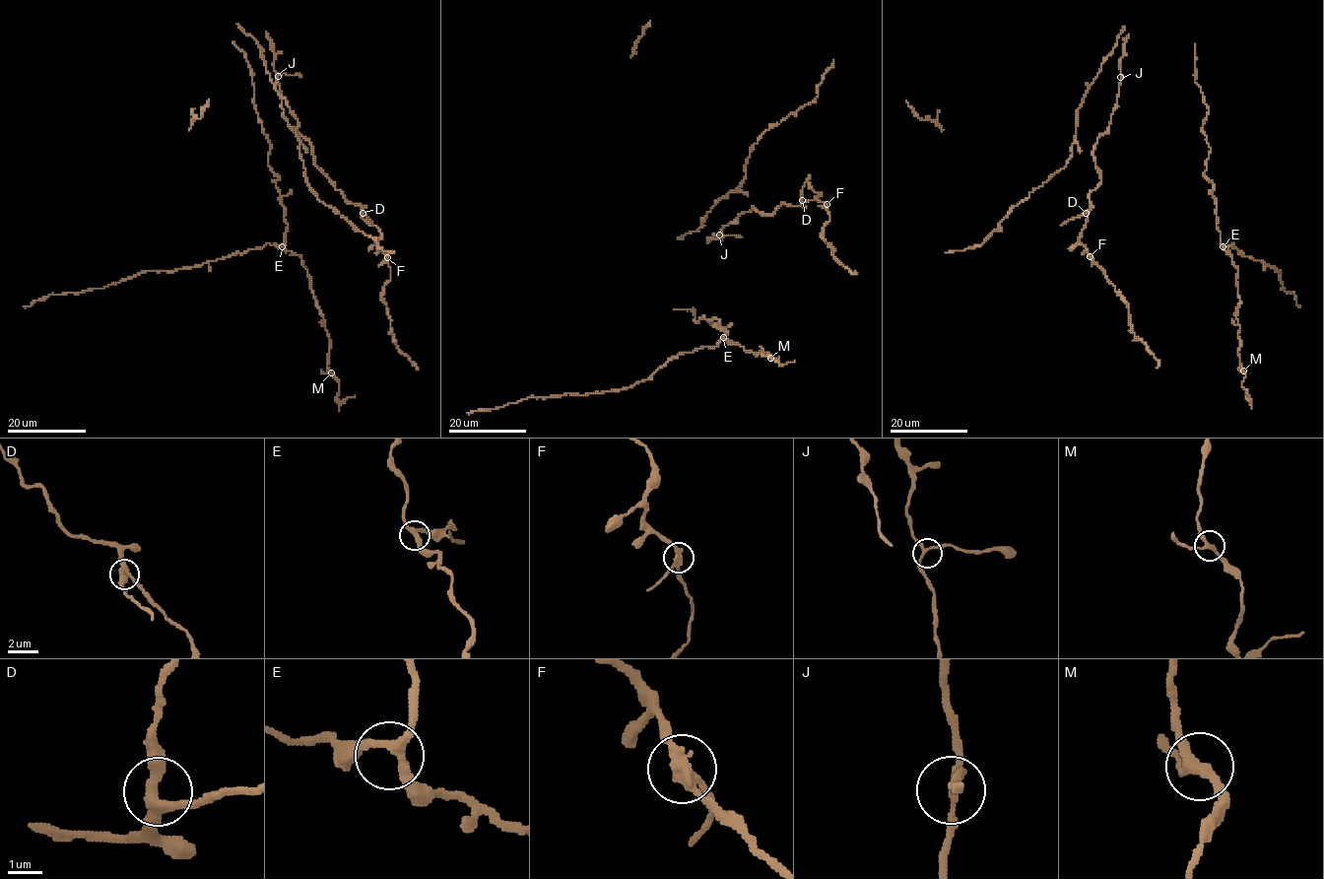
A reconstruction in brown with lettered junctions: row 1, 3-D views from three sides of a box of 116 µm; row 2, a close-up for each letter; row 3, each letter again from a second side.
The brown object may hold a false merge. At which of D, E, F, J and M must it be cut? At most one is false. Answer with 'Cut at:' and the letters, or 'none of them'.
Cut at: none of them

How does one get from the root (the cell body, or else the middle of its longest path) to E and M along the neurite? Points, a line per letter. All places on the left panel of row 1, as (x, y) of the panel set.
E: (245, 55), (254, 88), (255, 111), (270, 144), (268, 167), (279, 178), (276, 188), (287, 225), (282, 246)
M: (245, 55), (255, 111), (270, 144), (268, 167), (279, 178), (284, 247), (306, 269), (330, 339), (331, 372)

